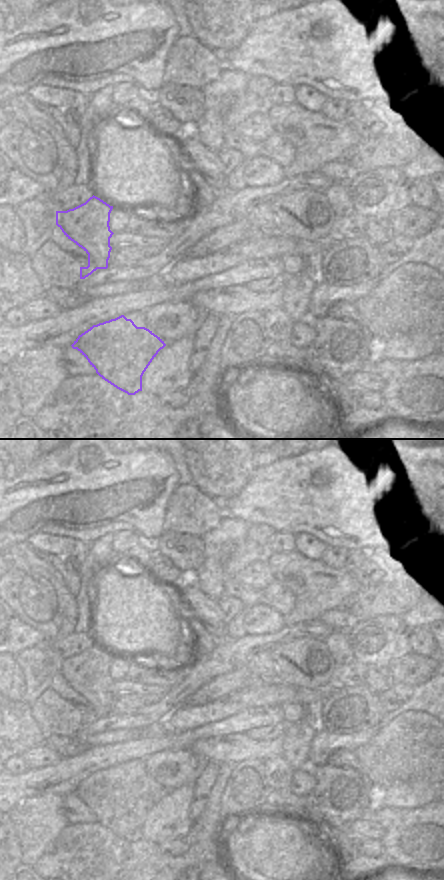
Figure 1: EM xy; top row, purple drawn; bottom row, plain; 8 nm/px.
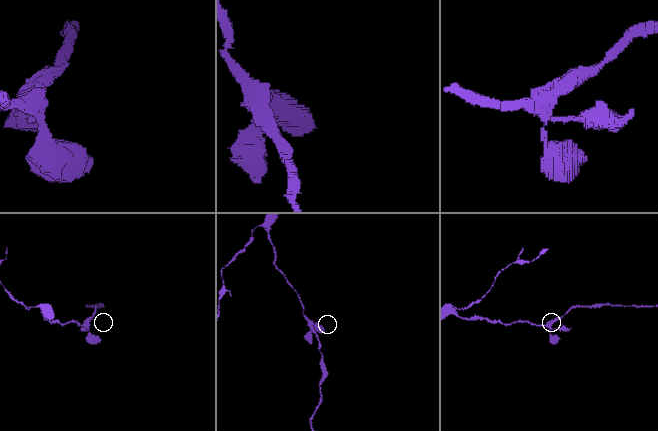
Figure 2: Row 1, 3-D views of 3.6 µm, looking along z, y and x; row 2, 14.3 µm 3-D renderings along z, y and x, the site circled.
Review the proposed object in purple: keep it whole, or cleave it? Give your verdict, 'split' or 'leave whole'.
split

